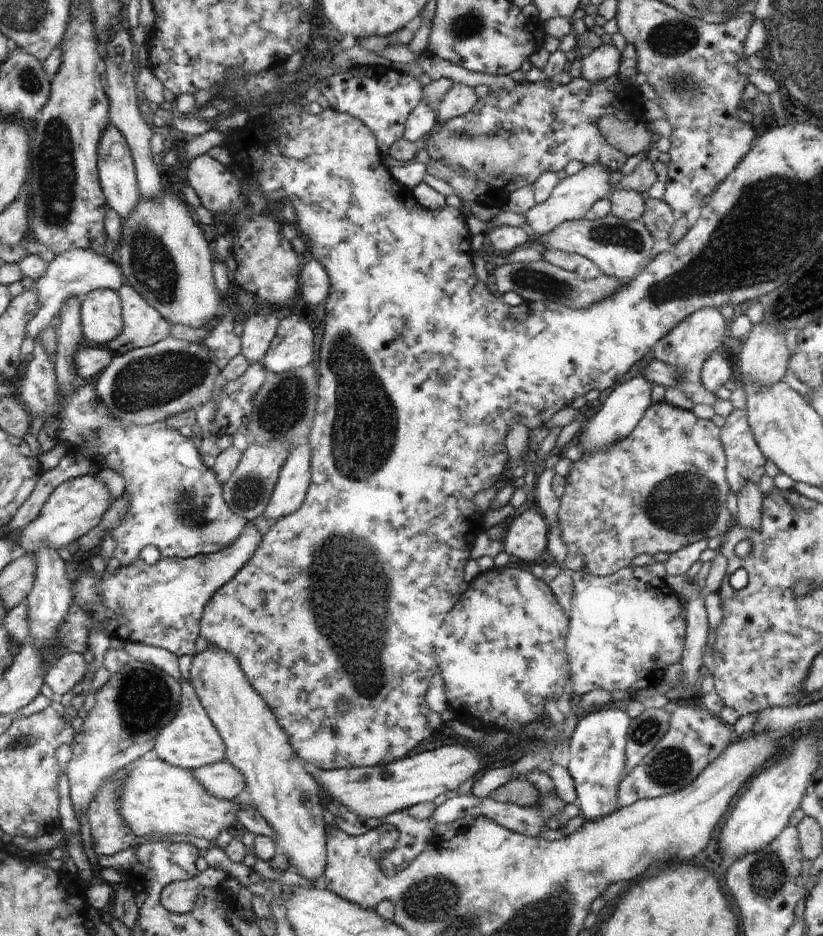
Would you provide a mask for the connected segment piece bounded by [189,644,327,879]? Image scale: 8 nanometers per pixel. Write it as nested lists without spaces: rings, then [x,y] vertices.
[[[210,644],[202,652],[192,655],[189,683],[194,687],[212,724],[221,734],[226,747],[226,760],[244,775],[253,806],[272,826],[277,836],[274,842],[290,858],[292,871],[302,877],[323,879],[327,861],[327,826],[322,815],[324,808],[322,808],[320,796],[324,790],[299,763],[299,756],[292,748],[290,739],[283,731],[272,709],[248,682],[235,656]]]

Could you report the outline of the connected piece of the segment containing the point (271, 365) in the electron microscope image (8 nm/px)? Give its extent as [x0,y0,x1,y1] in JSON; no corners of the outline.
[263,313,314,373]

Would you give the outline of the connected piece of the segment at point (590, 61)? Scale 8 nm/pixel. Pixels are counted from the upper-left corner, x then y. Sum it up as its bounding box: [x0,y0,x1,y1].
[582,43,621,83]

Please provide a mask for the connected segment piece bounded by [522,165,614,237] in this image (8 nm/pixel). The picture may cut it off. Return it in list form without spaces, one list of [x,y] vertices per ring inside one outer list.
[[[590,165],[582,168],[579,173],[560,180],[552,190],[551,195],[543,203],[536,203],[522,214],[531,226],[533,234],[542,237],[563,222],[584,219],[586,213],[596,201],[608,198],[613,192],[614,186],[610,184],[608,178],[611,170],[611,168],[602,165]]]

